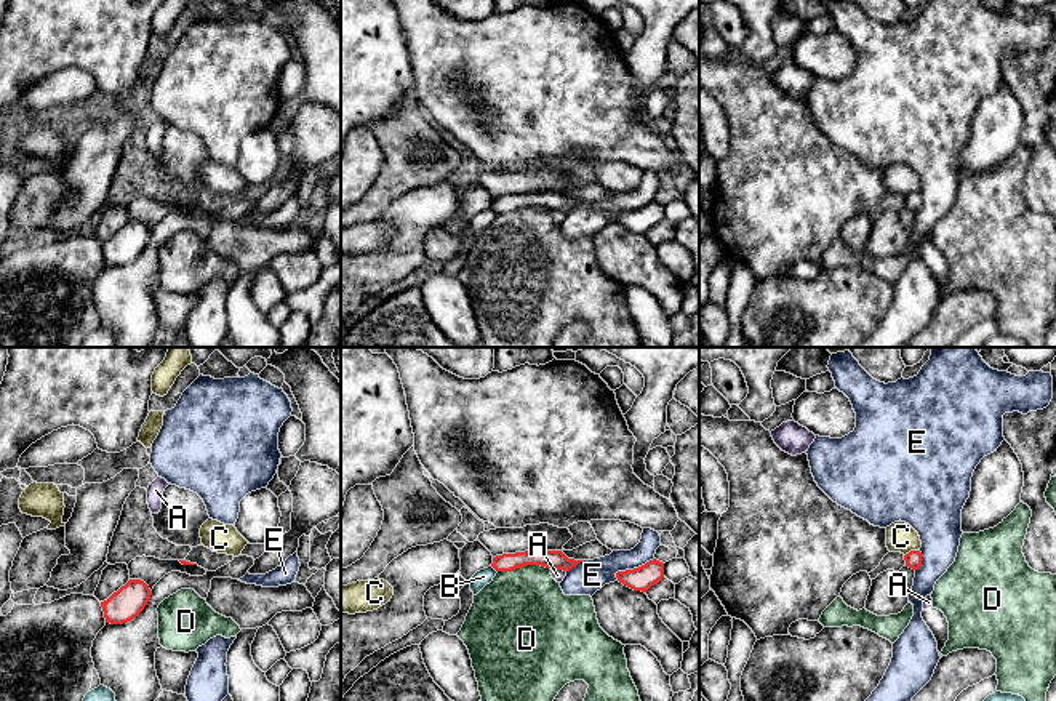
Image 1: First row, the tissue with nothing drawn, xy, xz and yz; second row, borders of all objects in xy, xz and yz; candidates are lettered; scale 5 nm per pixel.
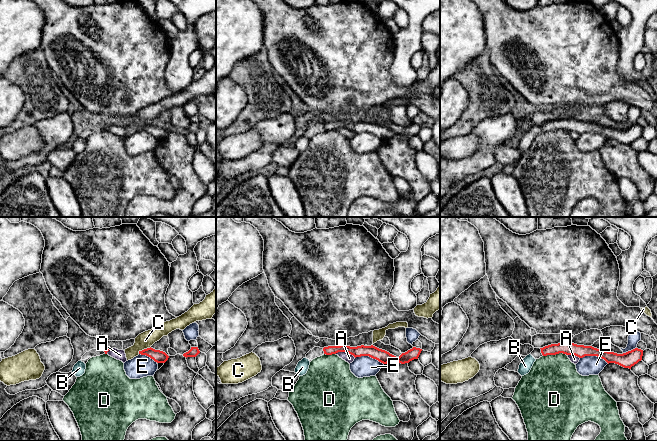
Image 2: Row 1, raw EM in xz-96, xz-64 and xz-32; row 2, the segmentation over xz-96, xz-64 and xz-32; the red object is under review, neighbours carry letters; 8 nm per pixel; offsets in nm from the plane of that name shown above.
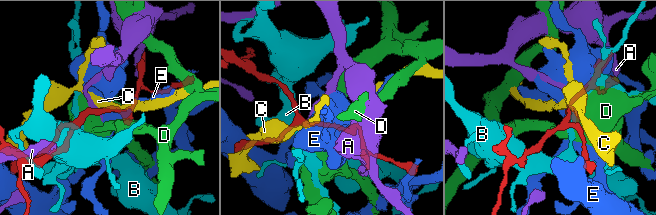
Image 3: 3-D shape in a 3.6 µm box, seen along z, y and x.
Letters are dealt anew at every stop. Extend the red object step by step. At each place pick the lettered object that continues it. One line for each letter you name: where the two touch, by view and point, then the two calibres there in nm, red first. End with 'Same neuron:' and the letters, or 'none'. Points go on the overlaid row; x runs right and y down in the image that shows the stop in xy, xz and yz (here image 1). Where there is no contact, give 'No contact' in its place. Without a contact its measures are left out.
Same neuron: none

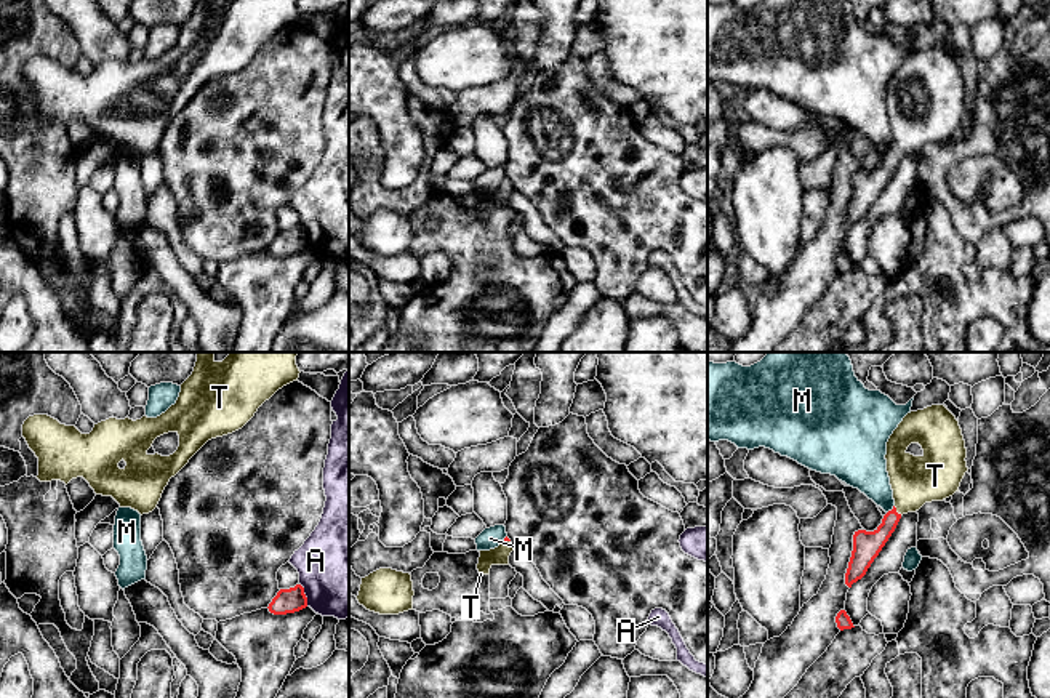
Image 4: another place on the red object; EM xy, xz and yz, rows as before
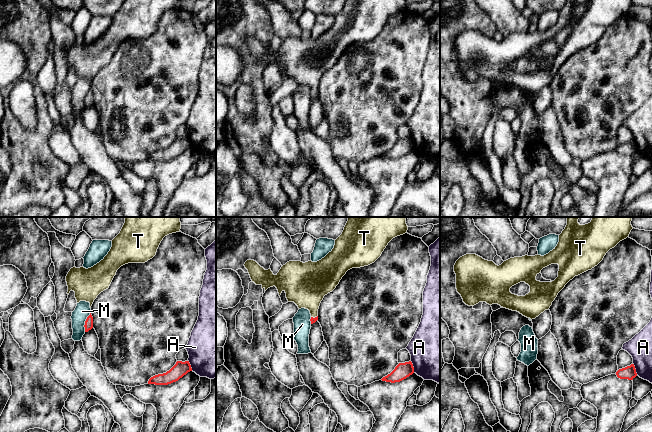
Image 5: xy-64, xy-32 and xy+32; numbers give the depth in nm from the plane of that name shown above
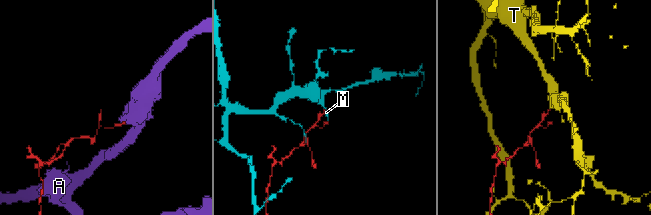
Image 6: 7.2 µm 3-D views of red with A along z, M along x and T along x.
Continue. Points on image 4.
T: Touches red at yz (895, 511). Thickness 140 nm (red) against 240 nm
Same neuron: T

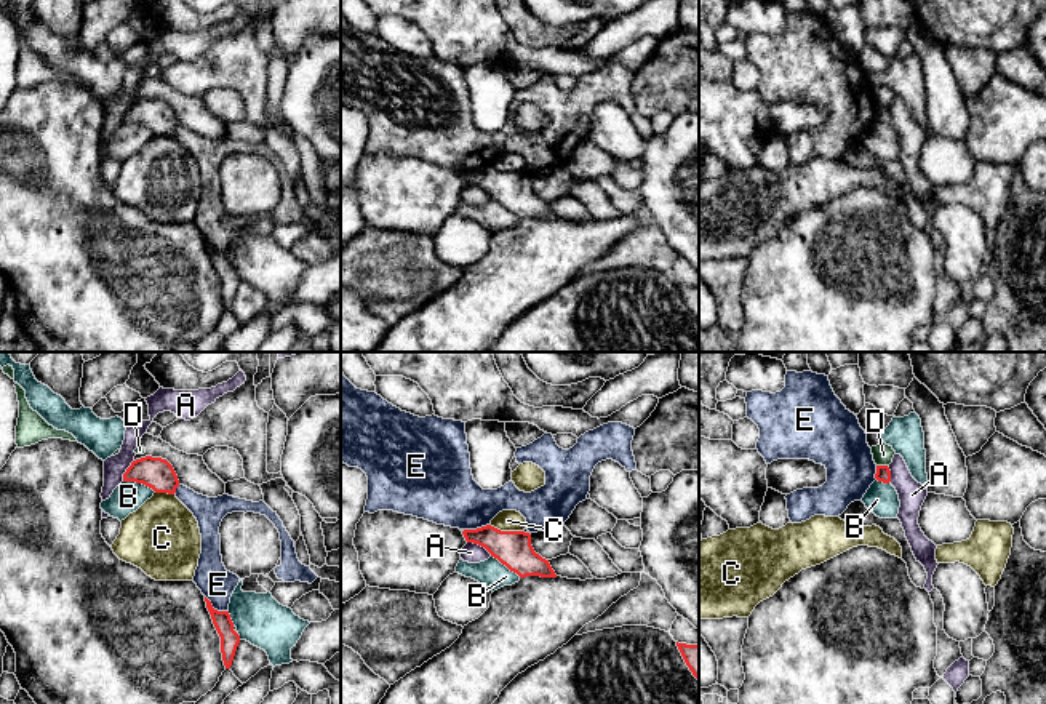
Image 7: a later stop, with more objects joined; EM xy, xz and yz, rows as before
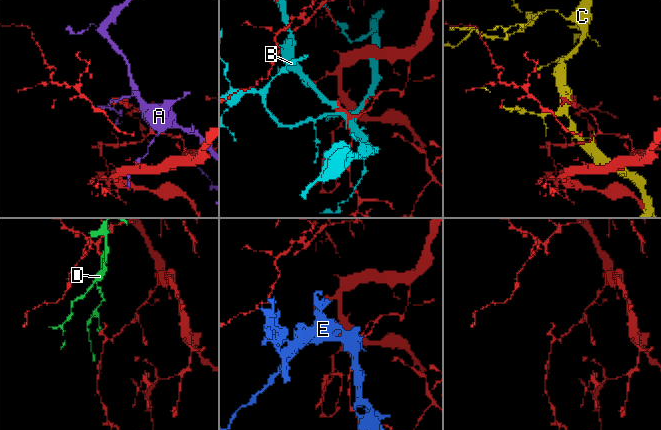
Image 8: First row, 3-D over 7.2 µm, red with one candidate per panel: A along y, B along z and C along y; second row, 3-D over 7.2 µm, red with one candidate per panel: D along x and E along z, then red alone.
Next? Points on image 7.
Same neuron: none

